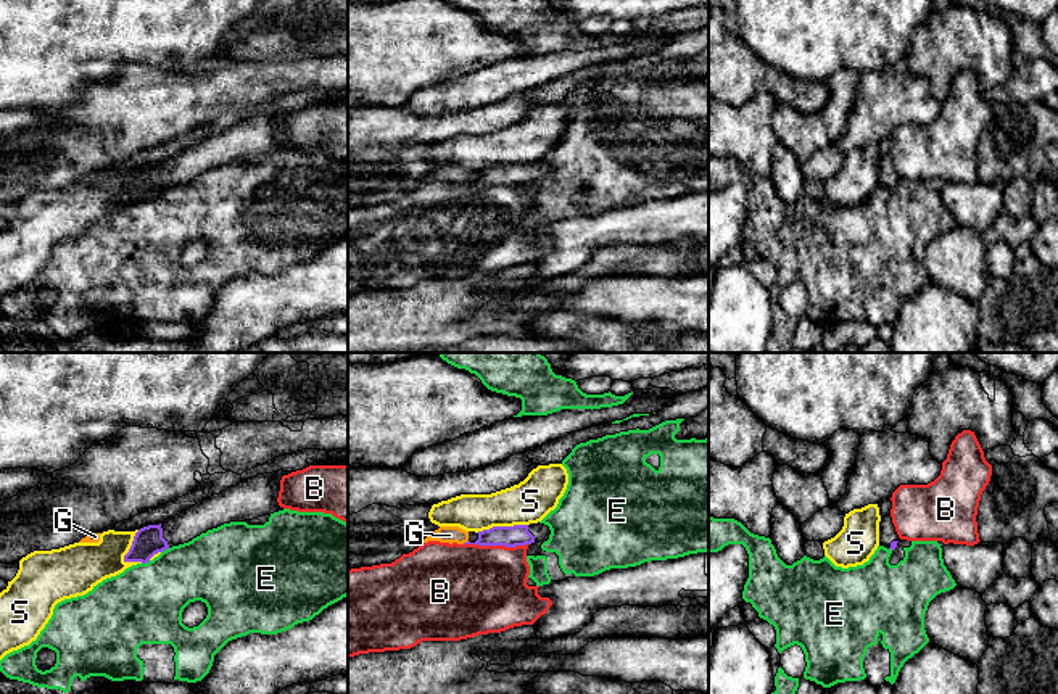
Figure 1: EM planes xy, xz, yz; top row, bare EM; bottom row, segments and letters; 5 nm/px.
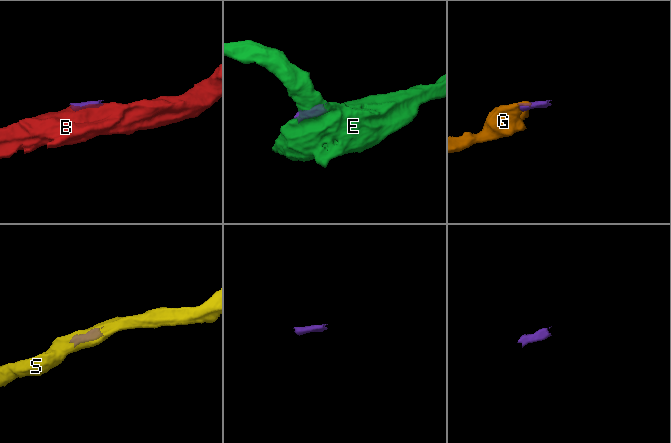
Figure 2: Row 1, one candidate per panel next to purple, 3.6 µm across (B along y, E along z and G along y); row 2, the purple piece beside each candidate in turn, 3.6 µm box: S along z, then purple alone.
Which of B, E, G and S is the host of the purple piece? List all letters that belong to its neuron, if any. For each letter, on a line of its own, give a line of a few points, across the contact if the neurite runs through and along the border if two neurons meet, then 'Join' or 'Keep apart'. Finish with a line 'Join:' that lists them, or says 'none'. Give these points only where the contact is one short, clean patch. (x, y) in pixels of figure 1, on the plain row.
B: Line: xz (464, 182), (527, 184). Keep apart
E: Line: xy (169, 187), (161, 192). Keep apart
G: Line: xz (467, 179), (462, 182). Keep apart
S: Keep apart
Join: none

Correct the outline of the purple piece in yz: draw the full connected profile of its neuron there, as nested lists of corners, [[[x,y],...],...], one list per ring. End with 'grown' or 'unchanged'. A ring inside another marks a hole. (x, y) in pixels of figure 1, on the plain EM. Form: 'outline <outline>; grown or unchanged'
outline [[[881,156],[879,161],[879,185],[884,185],[887,188],[895,188],[899,182],[899,174],[895,171],[895,166],[892,163],[892,156]]]; grown

